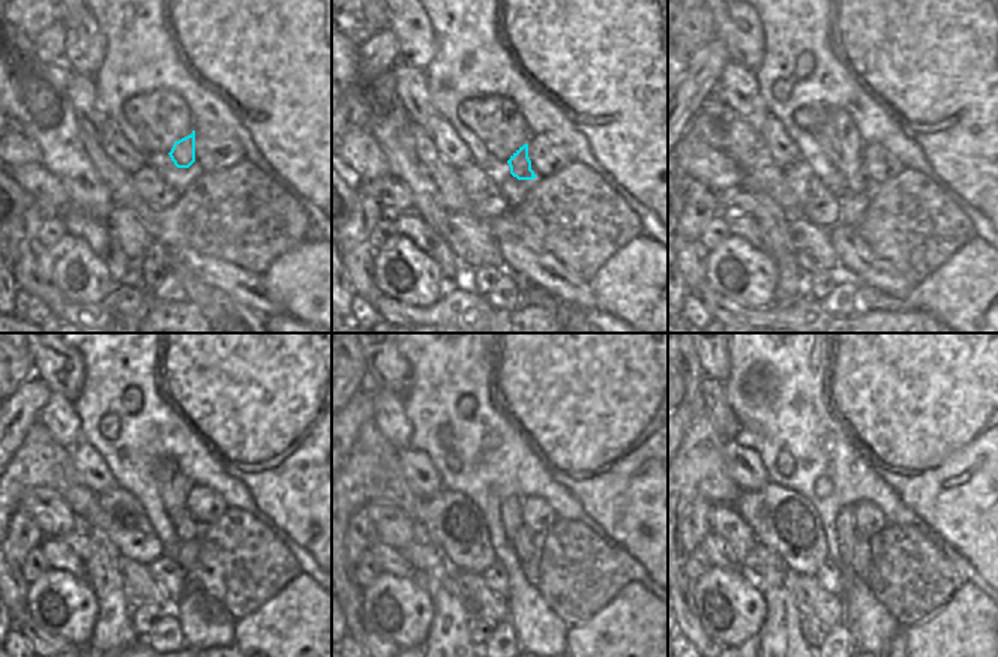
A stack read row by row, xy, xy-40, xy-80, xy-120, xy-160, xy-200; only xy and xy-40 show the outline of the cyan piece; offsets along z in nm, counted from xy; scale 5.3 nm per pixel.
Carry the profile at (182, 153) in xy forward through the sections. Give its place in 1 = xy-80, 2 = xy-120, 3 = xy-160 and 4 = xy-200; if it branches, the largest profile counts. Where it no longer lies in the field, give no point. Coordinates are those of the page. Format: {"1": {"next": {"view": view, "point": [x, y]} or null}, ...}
{"1": {"next": {"view": "xy-80", "point": [856, 183]}}, "2": {"next": {"view": "xy-120", "point": [185, 525]}}, "3": {"next": {"view": "xy-160", "point": [524, 543]}}, "4": {"next": {"view": "xy-200", "point": [862, 552]}}}

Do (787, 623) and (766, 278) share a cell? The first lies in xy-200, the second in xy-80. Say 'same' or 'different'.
different

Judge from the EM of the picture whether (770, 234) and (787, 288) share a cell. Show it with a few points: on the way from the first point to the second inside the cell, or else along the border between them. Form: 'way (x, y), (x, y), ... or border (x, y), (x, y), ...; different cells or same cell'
way (781, 248), (787, 263), (787, 275); same cell

